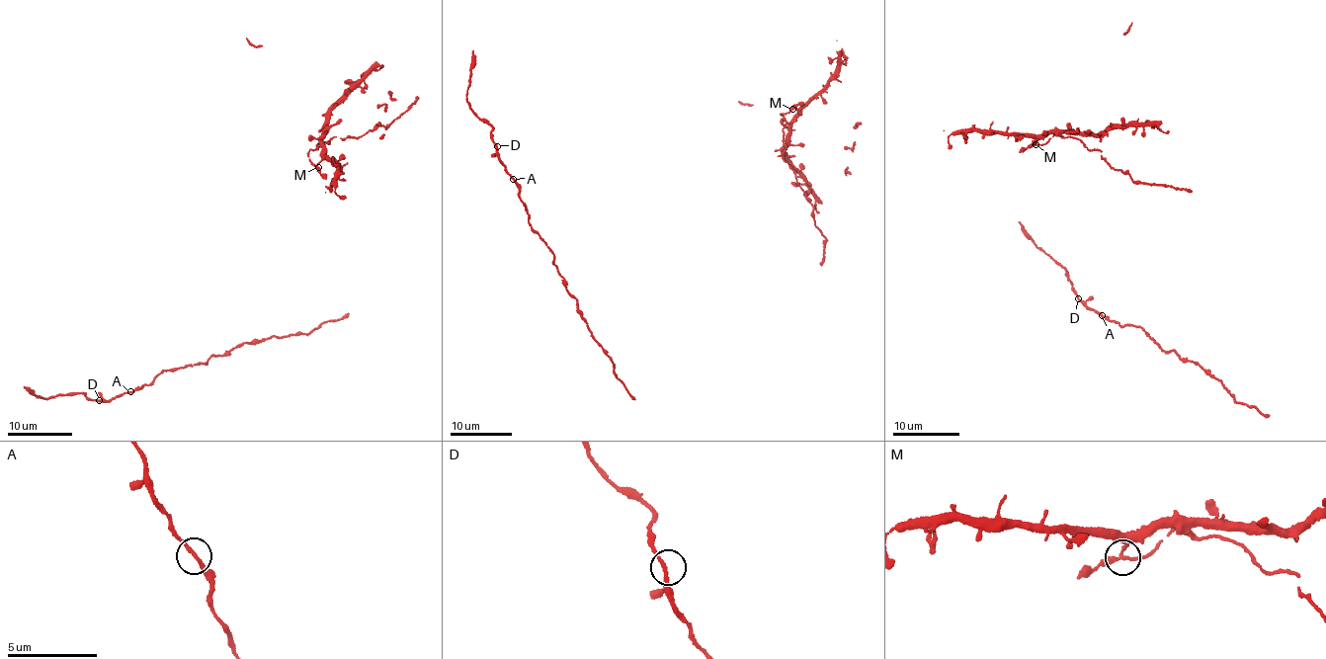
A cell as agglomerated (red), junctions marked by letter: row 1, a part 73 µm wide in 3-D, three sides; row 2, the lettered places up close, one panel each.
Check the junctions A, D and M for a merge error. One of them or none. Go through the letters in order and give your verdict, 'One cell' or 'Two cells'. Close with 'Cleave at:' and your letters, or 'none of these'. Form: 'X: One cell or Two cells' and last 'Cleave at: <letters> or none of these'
A: One cell
D: One cell
M: One cell
Cleave at: none of these

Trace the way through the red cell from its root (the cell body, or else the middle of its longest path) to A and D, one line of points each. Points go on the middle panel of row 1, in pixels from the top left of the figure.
A: (635, 399), (615, 375), (612, 360), (594, 338), (577, 299), (558, 272), (549, 248), (530, 225), (513, 179)
D: (635, 399), (615, 375), (612, 360), (594, 338), (549, 248), (530, 225), (519, 186), (497, 146)

